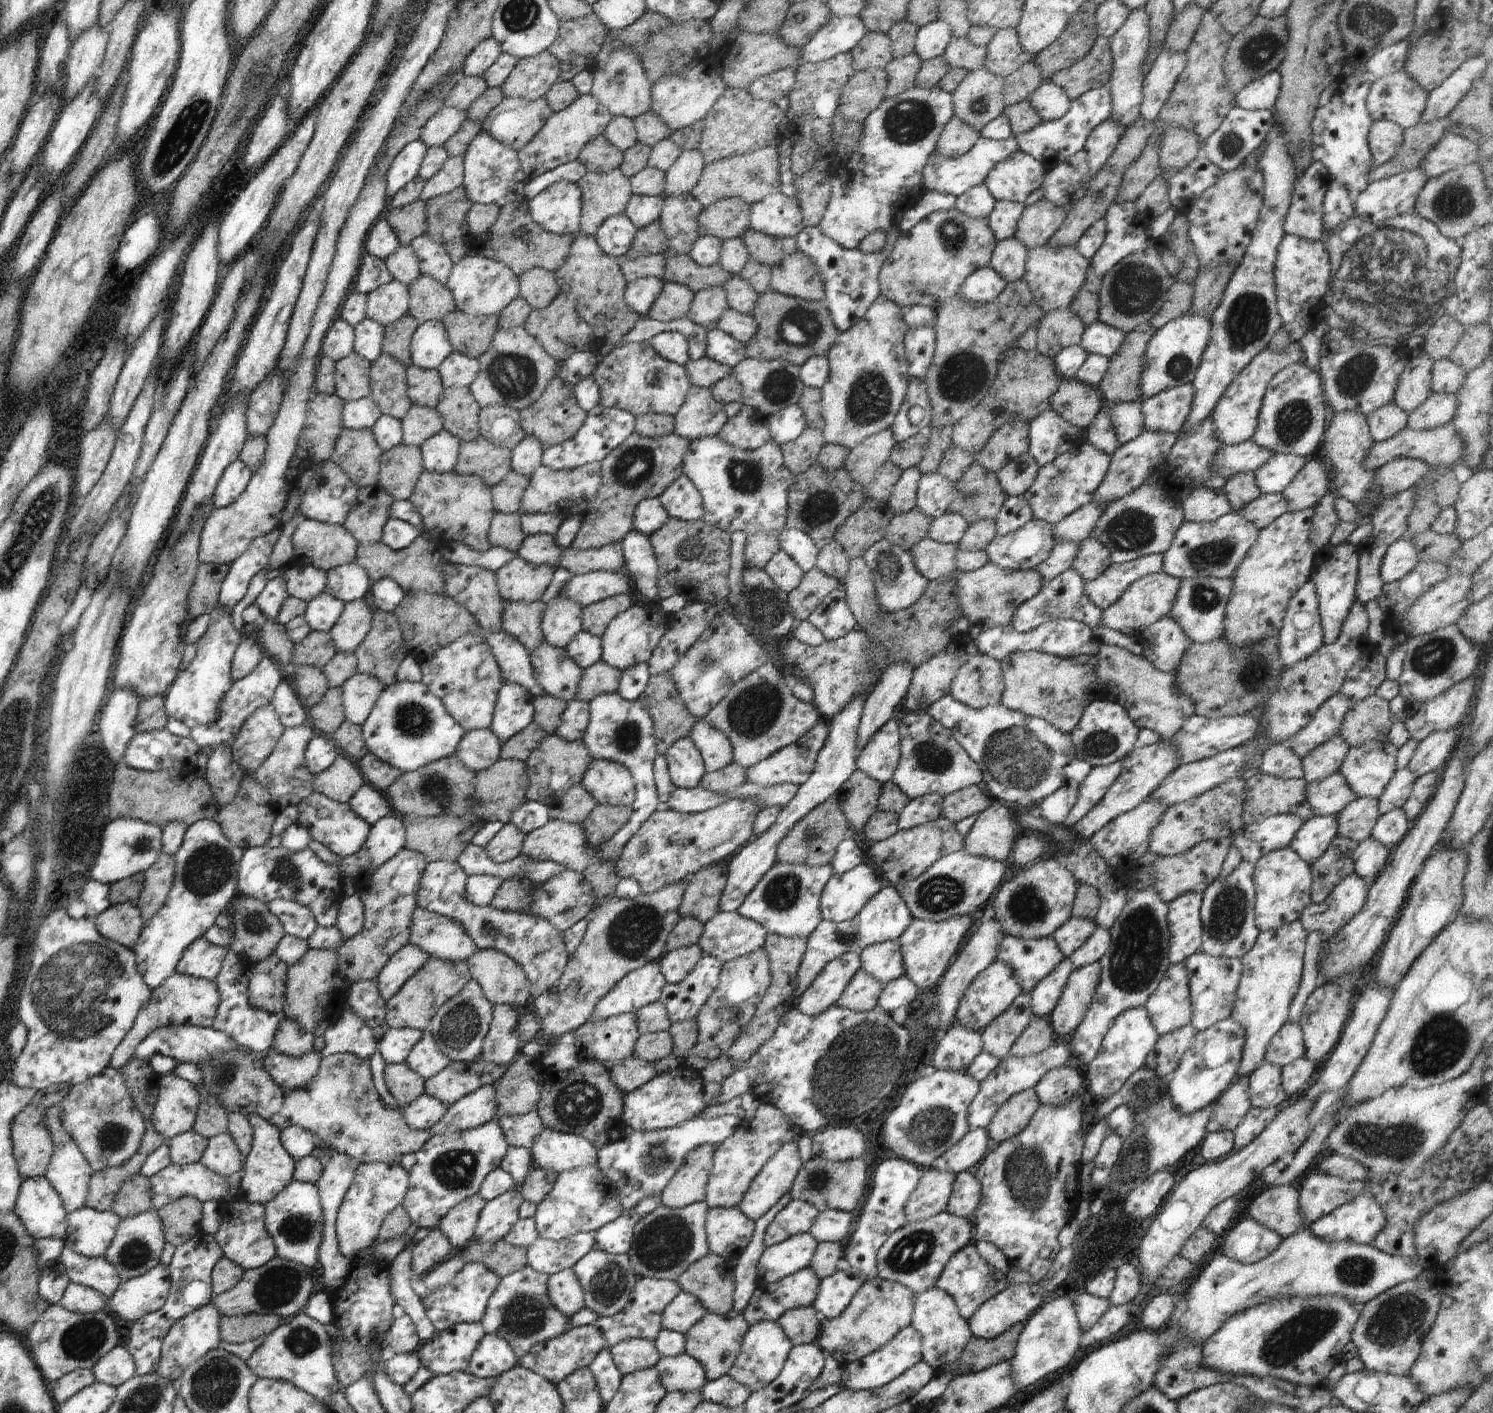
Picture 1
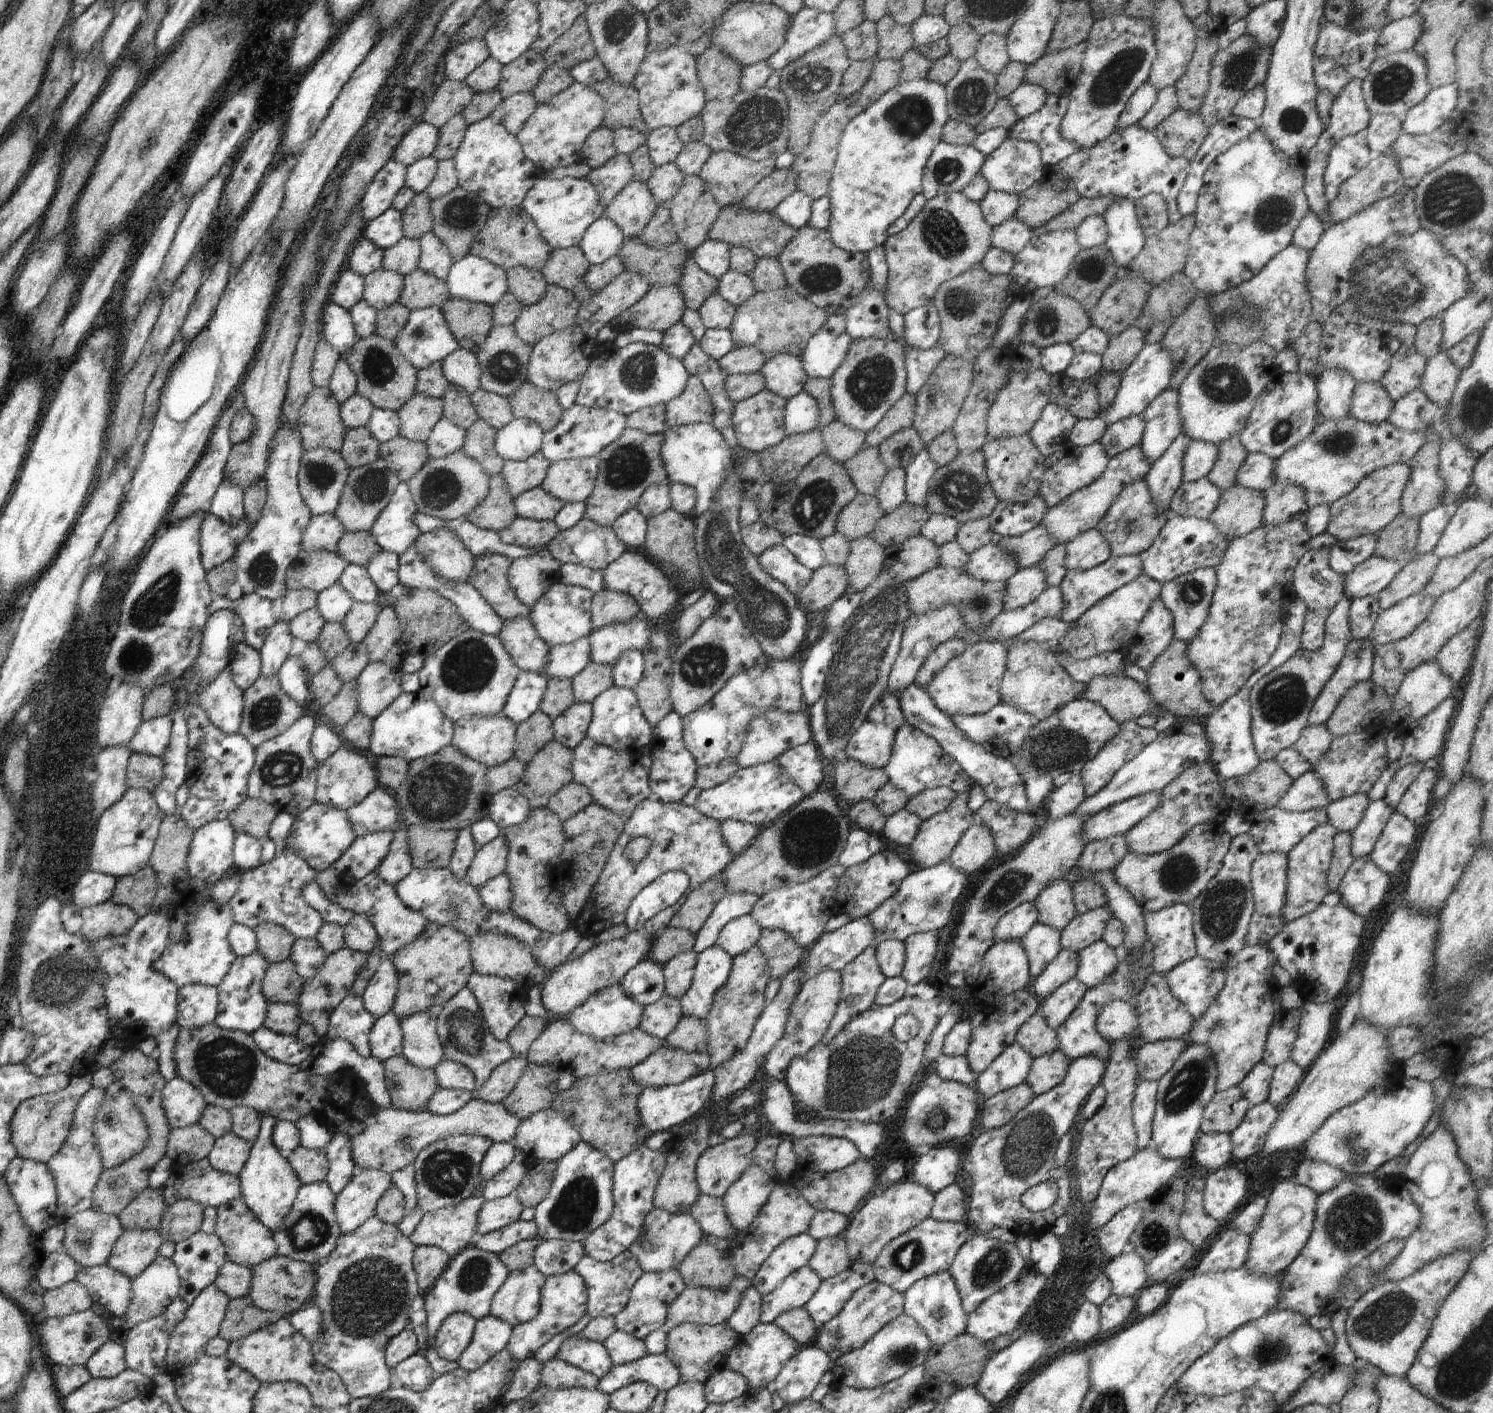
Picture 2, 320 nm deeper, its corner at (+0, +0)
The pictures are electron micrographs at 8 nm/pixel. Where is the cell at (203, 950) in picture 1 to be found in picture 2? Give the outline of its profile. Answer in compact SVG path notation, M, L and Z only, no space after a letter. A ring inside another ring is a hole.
M210 896L210 900L200 905L193 912L191 920L188 920L185 937L172 939L167 943L164 952L156 961L156 967L166 978L175 982L177 987L201 984L217 988L237 957L228 940L234 923L230 907L216 903Z

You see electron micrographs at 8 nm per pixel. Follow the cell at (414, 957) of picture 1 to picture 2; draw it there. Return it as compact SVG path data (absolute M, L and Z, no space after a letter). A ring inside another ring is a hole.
M391 958L378 965L362 994L364 1008L375 1019L393 1010L399 985L399 974Z

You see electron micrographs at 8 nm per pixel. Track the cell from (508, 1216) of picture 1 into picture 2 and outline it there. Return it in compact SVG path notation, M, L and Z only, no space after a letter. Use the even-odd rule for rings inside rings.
M511 1194L501 1199L484 1202L480 1209L477 1222L477 1232L489 1232L504 1228L521 1218L525 1206Z

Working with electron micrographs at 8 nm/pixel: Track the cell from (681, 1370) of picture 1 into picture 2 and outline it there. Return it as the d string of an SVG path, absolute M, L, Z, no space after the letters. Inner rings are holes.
M647 1354L634 1362L614 1365L599 1380L597 1387L609 1395L637 1382L653 1384L666 1393L681 1382L681 1376L678 1367L665 1354Z

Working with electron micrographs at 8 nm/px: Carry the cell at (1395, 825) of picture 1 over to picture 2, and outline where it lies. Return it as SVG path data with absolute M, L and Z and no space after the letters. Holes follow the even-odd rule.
M1394 810L1369 854L1370 860L1386 874L1396 872L1414 844L1416 832L1414 822Z

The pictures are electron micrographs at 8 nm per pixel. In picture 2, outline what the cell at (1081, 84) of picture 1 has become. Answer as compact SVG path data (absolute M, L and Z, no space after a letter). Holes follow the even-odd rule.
M1082 41L1069 49L1042 55L1036 62L1027 65L1023 82L1041 86L1048 96L1067 97L1074 88L1075 80L1082 70L1083 52L1086 47L1087 41Z

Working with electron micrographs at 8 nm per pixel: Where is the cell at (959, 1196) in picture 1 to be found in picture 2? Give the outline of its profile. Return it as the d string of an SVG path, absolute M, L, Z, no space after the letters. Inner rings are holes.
M956 1183L935 1194L931 1216L939 1221L962 1221L966 1215L964 1194Z

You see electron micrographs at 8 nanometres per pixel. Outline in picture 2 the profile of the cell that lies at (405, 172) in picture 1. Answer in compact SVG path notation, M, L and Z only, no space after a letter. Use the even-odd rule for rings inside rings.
M390 159L374 176L359 204L363 220L371 221L384 214L398 191L406 184L407 168Z

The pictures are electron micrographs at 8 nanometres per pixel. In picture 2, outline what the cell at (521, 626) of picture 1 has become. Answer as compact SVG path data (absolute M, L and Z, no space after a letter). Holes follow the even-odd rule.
M490 553L481 554L475 560L474 574L469 576L467 583L486 599L494 612L503 621L528 616L530 607L518 600L508 582L507 572L512 560Z

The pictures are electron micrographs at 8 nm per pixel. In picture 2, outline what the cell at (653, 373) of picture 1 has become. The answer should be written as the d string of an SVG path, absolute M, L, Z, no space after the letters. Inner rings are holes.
M608 343L599 348L588 370L579 380L576 403L619 412L626 417L637 410L669 402L680 396L686 386L689 372L680 359L670 356L659 346L632 343L618 348Z

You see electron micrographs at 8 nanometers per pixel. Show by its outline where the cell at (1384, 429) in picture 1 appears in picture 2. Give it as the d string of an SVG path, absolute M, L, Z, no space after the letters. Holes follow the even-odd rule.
M1378 382L1356 383L1350 403L1349 415L1358 420L1380 424L1391 415L1394 401Z

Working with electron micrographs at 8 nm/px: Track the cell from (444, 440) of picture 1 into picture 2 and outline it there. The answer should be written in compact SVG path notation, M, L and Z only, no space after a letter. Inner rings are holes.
M442 417L432 428L425 443L430 457L442 458L460 451L465 441L466 430Z

